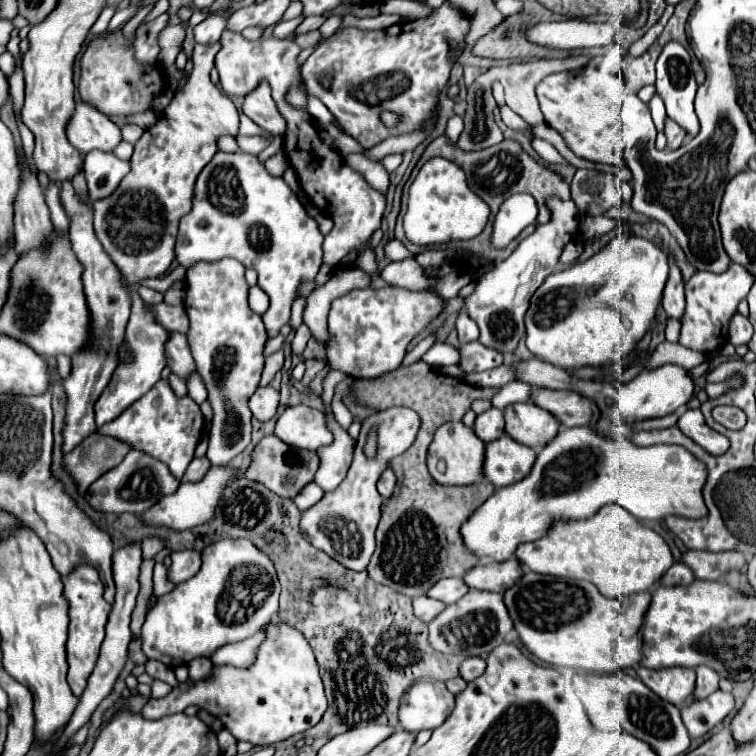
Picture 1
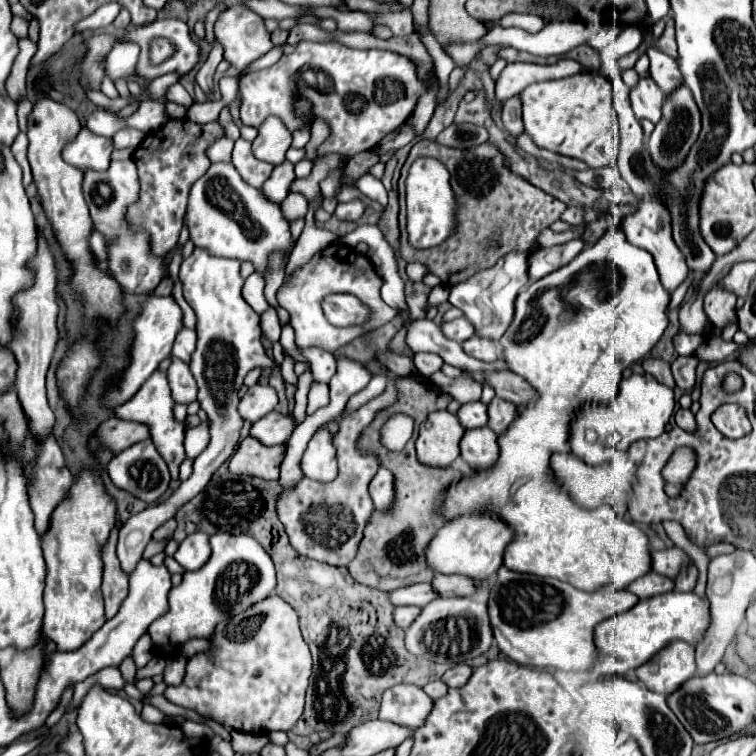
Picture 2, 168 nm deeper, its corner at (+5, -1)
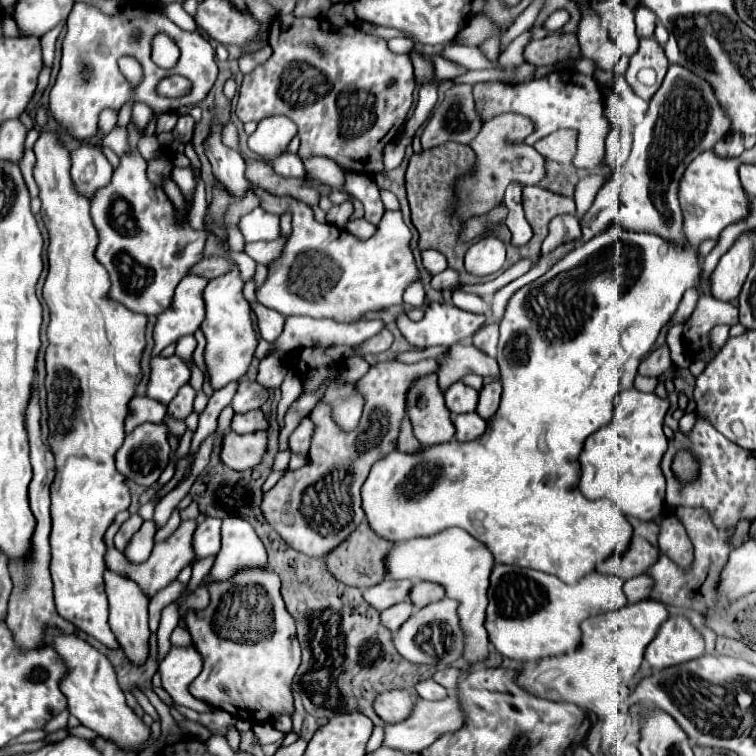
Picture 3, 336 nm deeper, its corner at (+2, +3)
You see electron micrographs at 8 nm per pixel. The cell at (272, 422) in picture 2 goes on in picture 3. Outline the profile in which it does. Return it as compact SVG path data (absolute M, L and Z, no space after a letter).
M251 410L247 414L235 412L231 418L231 430L237 434L247 434L253 430L267 430L267 422L265 422L261 410Z

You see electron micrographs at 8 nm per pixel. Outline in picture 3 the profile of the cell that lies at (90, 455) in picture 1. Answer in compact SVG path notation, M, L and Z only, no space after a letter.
M137 396L129 404L129 416L125 422L125 430L133 430L143 422L163 422L167 414L167 406L159 400L153 400L149 396Z

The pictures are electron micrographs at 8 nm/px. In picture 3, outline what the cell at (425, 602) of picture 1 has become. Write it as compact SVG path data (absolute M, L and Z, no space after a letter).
M409 600L399 602L387 610L381 612L381 624L393 632L397 632L401 628L401 624L413 614L413 606L409 606Z

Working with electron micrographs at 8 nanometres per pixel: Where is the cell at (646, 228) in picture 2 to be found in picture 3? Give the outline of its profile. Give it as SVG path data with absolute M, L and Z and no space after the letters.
M671 64L661 88L649 100L645 118L633 128L631 152L621 168L625 178L621 184L621 210L617 222L625 230L651 230L665 240L683 244L677 182L685 166L697 154L711 150L729 130L729 114L719 104L711 84L685 66Z

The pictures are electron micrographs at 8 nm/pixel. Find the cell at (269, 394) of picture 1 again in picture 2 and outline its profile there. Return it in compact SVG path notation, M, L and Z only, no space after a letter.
M256 384L252 386L246 396L240 400L238 412L242 414L244 420L248 422L258 422L260 418L264 418L268 412L272 412L278 404L278 396L276 390L272 386L262 386Z

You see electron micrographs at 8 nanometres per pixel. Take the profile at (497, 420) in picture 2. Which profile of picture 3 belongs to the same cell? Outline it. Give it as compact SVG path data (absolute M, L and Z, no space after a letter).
M489 382L479 390L479 402L477 402L477 414L483 420L489 420L499 406L499 398L501 398L501 384L499 382Z

